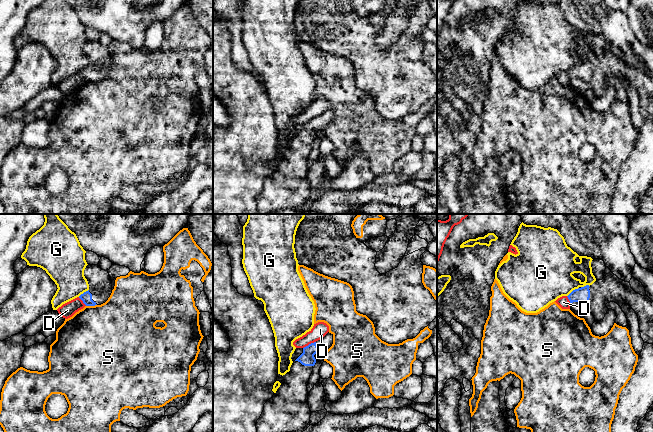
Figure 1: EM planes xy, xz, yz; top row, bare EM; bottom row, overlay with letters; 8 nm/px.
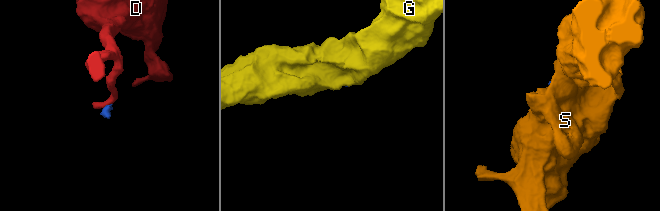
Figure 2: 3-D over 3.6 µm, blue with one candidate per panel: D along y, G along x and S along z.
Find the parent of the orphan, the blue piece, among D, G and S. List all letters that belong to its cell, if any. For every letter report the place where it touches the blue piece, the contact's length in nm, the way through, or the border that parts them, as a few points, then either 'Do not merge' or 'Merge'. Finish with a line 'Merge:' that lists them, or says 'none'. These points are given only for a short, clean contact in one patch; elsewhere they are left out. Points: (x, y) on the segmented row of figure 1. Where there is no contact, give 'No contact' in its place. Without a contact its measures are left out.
D: Touches blue at xz (309, 344). Shared border 120 nm. Boundary: xz (315, 341), (303, 348). Do not merge
G: Touches blue at yz (572, 291). Shared border 120 nm. Boundary: yz (578, 287), (567, 296). Do not merge
S: Touches blue at xy (91, 305). Shared border 90 nm. Boundary: xy (96, 304), (86, 306). Do not merge
Merge: none

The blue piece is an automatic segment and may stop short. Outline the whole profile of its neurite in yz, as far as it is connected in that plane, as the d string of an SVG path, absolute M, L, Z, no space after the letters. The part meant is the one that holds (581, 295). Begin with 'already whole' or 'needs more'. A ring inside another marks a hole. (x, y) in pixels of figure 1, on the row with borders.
needs more; M608 267L602 280L596 279L590 286L575 289L567 297L570 303L579 302L585 305L595 321L604 319L609 310L607 303L615 302L620 307L628 304L638 316L644 343L653 344L653 301L647 295L636 293L629 282L619 279Z

